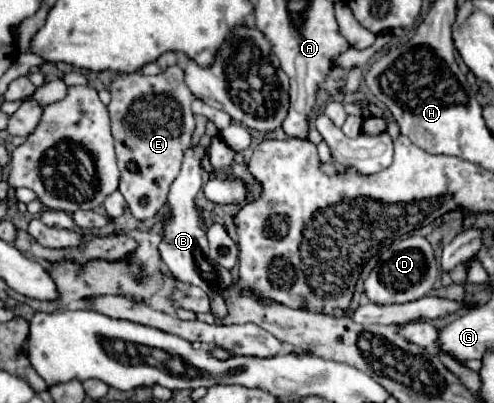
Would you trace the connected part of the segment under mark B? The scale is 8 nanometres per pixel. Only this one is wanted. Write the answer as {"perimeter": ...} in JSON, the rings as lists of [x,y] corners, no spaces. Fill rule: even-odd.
{"perimeter":[[[201,147],[187,149],[181,173],[177,175],[177,179],[169,187],[169,195],[167,195],[167,207],[169,207],[169,211],[167,211],[167,217],[161,221],[163,241],[159,243],[159,255],[161,255],[167,271],[177,281],[187,283],[187,285],[197,285],[197,287],[201,287],[209,295],[211,313],[215,317],[215,323],[221,323],[221,319],[227,315],[227,307],[225,307],[225,303],[221,303],[221,299],[223,299],[221,293],[223,293],[223,287],[231,285],[231,273],[225,271],[225,269],[221,269],[219,265],[211,263],[209,249],[207,249],[209,243],[207,243],[207,237],[205,237],[203,219],[201,219],[201,215],[197,211],[197,205],[195,205],[195,195],[203,187],[203,181],[201,181],[201,159],[203,157],[205,157],[205,149],[201,149]],[[203,265],[209,265],[213,271],[219,271],[219,289],[217,291],[211,291],[211,287],[207,285],[207,281],[203,281],[203,277],[201,277]]]}

